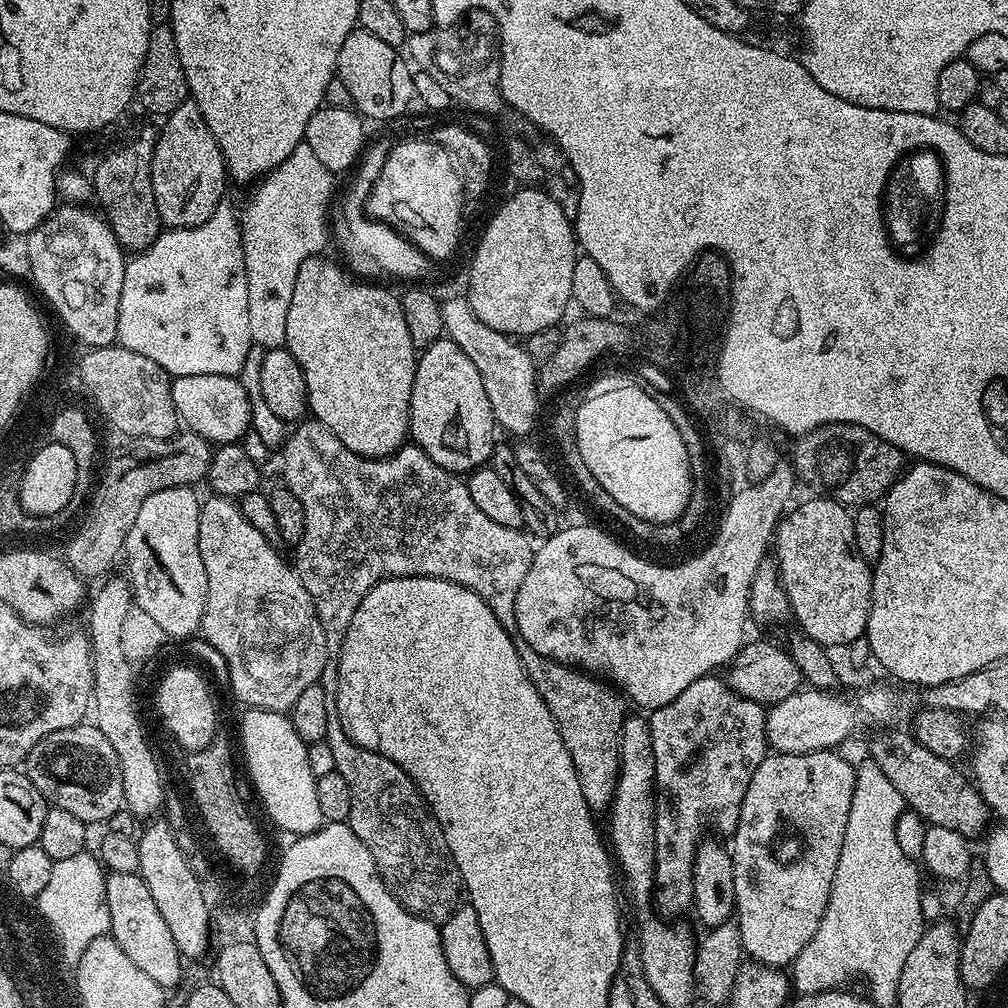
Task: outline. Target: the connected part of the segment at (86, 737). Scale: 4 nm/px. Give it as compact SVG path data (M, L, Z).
M92 722L75 724L39 740L28 755L26 775L51 807L70 810L70 814L89 826L95 826L99 820L107 822L119 808L125 807L118 754L114 754L110 738Z

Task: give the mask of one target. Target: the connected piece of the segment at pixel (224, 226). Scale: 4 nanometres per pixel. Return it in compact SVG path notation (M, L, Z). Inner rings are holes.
M220 202L215 205L214 214L206 220L204 225L193 228L169 228L161 231L160 235L147 248L127 261L122 278L122 298L118 306L118 330L116 335L119 343L138 354L145 355L156 362L172 378L189 376L190 374L222 374L223 376L239 377L242 366L246 362L246 354L251 350L253 340L250 332L250 311L247 305L247 272L242 250L242 234L238 212L230 205Z

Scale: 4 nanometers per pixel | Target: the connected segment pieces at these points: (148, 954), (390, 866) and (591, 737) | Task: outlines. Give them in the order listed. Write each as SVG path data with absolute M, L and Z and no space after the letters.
M109 871L106 876L106 902L112 923L111 937L143 974L163 989L171 990L180 980L182 957L144 879L134 872L118 874Z
M328 655L318 683L326 690L326 740L334 754L336 771L346 778L352 795L348 827L358 834L362 846L370 850L382 879L392 876L392 872L428 872L428 864L444 864L444 868L448 868L448 864L455 862L444 831L436 819L428 819L428 813L416 797L416 783L402 766L381 752L358 746L345 734L338 714L339 665L335 655Z
M517 639L516 649L524 673L531 678L538 694L542 694L542 702L546 702L562 734L562 742L574 762L574 770L578 774L578 782L589 808L607 809L612 803L616 776L620 772L620 731L626 719L625 697L613 691L607 683L575 667L538 654L538 650L530 646L530 642Z

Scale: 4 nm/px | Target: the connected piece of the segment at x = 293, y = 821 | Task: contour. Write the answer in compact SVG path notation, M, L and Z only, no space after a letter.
M248 708L240 720L240 736L244 739L244 760L248 763L248 776L268 811L268 816L284 832L292 832L293 837L308 836L325 823L321 807L318 806L317 777L310 770L308 745L298 738L298 730L294 730L291 719L285 713L271 712L261 708Z

